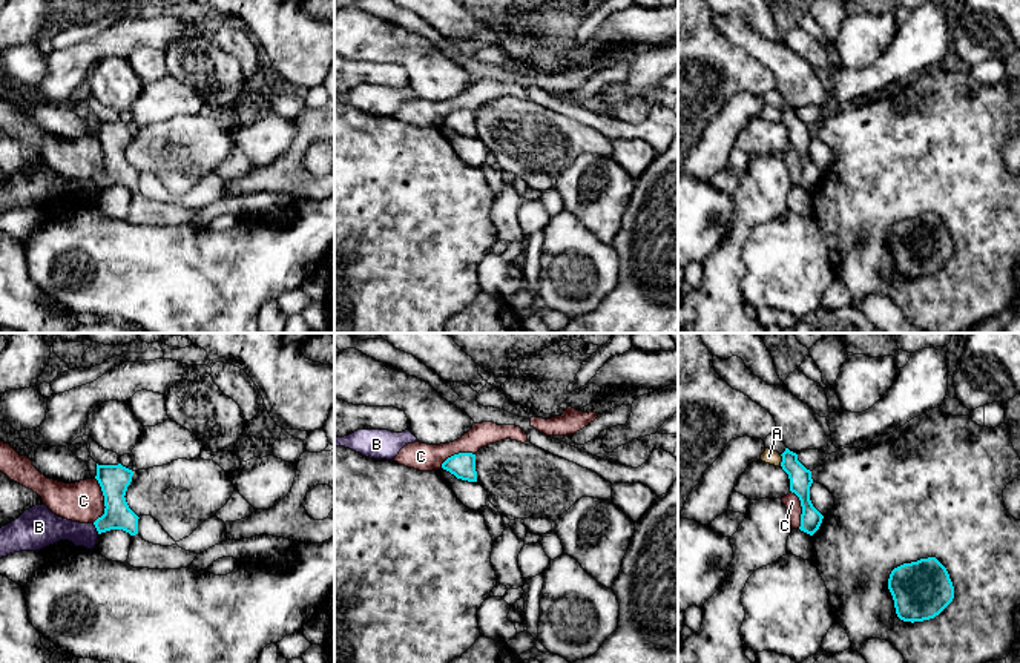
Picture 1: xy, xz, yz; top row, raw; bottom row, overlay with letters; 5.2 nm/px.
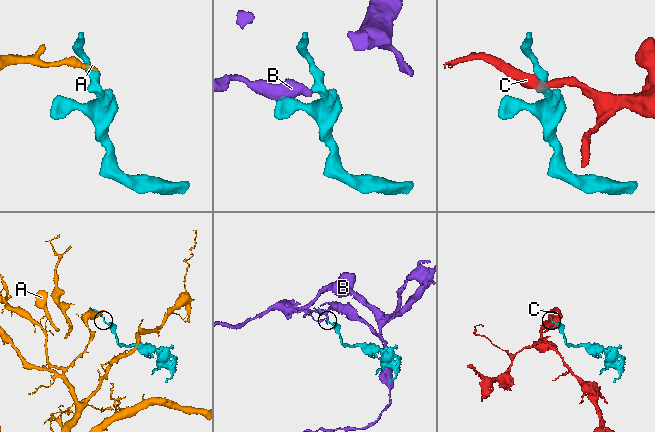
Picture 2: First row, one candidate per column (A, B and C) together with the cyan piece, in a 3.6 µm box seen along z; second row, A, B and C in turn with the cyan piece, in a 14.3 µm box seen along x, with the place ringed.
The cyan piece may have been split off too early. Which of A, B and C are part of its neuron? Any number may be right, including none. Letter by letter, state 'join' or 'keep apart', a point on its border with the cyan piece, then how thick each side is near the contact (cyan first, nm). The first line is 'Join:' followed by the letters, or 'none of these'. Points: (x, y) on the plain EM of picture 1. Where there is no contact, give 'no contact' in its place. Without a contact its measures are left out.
Join: none of these
A: keep apart; meets cyan in yz at (783, 117); 120 nm thick on the cyan side, 80 nm on the other
B: keep apart; meets cyan in xy at (95, 183); 150 nm thick on the cyan side, 170 nm on the other
C: keep apart; meets cyan in xy at (105, 157); 160 nm thick on the cyan side, 220 nm on the other

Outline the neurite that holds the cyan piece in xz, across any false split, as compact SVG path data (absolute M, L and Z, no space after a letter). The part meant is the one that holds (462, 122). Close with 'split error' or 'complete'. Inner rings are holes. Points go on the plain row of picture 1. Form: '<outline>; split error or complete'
M472 109L454 110L442 120L442 124L454 130L457 135L477 138L475 110Z; complete

